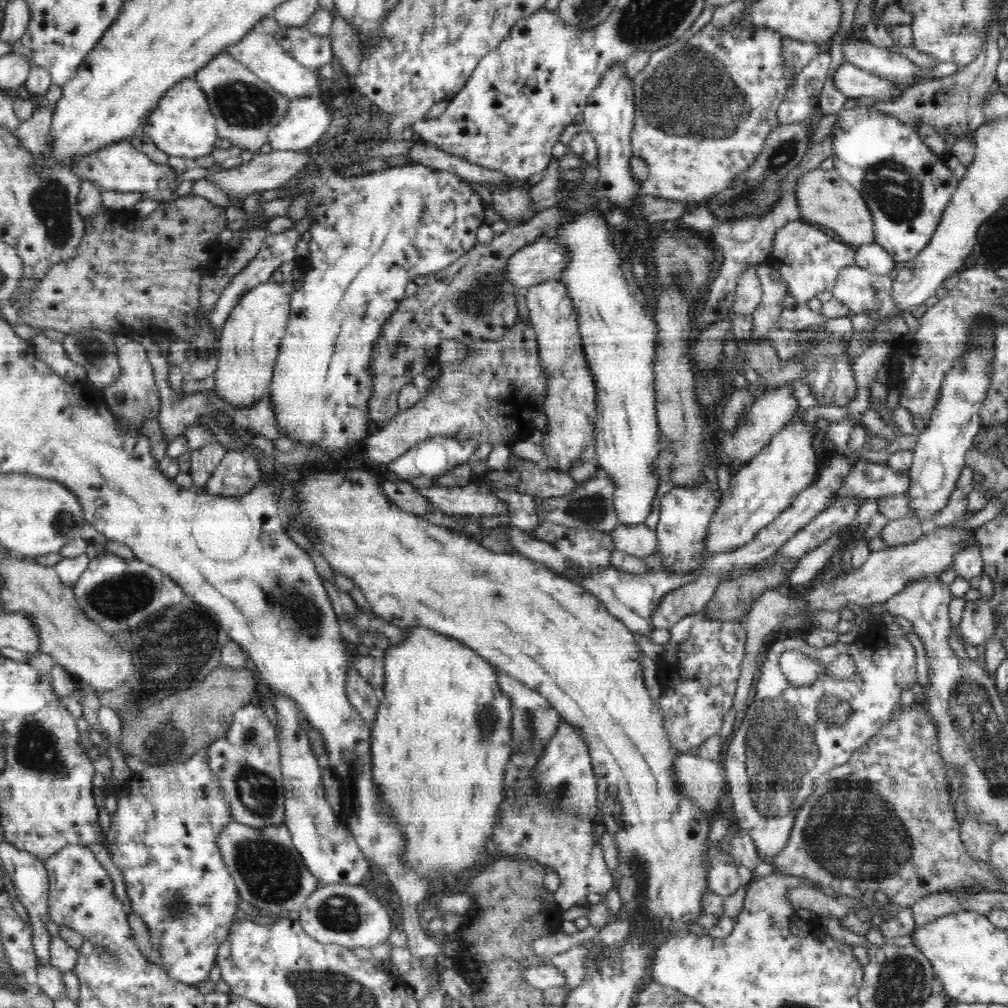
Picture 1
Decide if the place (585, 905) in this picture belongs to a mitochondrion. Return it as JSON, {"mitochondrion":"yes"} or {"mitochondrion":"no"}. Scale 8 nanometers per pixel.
{"mitochondrion":"no"}

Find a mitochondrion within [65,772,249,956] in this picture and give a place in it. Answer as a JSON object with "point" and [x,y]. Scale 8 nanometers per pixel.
{"point":[176,908]}

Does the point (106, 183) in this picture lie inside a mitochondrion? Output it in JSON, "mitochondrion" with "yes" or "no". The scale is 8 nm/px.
{"mitochondrion":"no"}

